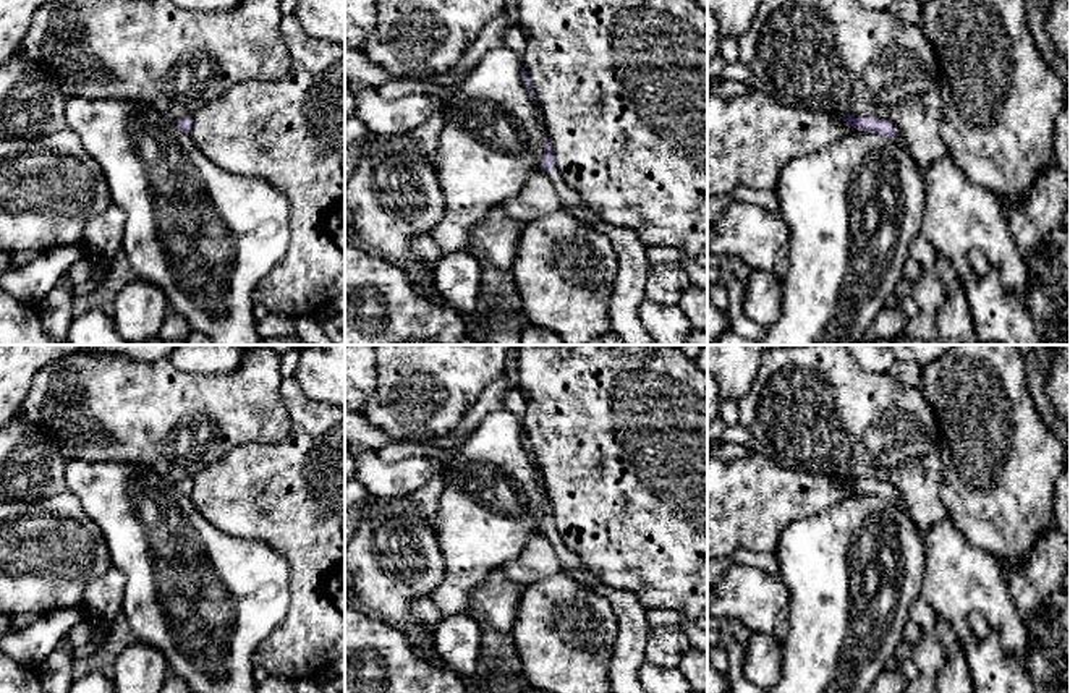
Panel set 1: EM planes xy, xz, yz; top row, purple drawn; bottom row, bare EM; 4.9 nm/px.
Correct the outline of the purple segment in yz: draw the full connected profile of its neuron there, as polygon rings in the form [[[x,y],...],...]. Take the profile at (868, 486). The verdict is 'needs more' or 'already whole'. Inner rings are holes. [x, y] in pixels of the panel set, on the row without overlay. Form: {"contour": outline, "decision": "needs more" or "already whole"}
{"contour": [[[842,476],[842,481],[847,487],[860,494],[887,499],[895,507],[908,512],[908,505],[902,494],[887,483],[877,481],[874,478],[848,478],[848,476]]], "decision": "needs more"}

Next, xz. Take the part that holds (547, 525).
{"contour": [[[546,502],[544,505],[541,533],[544,533],[550,544],[554,546],[554,551],[568,576],[592,589],[597,589],[604,585],[602,580],[594,572],[588,570],[581,563],[580,557],[565,546],[560,533],[555,528],[550,502]]], "decision": "needs more"}

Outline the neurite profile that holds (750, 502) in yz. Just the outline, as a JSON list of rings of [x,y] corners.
[[[749,453],[737,461],[707,460],[707,560],[732,555],[738,549],[777,554],[782,531],[795,520],[819,513],[860,492],[847,487],[840,476],[827,478],[779,466],[762,453]]]

